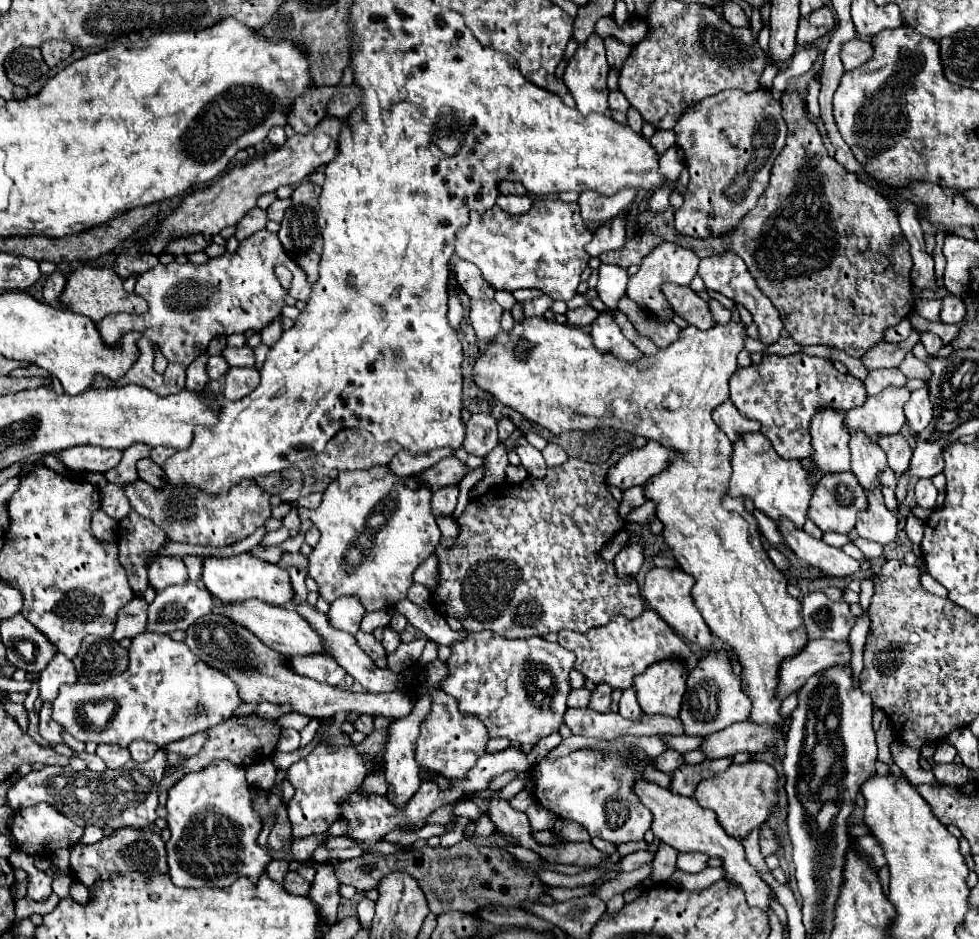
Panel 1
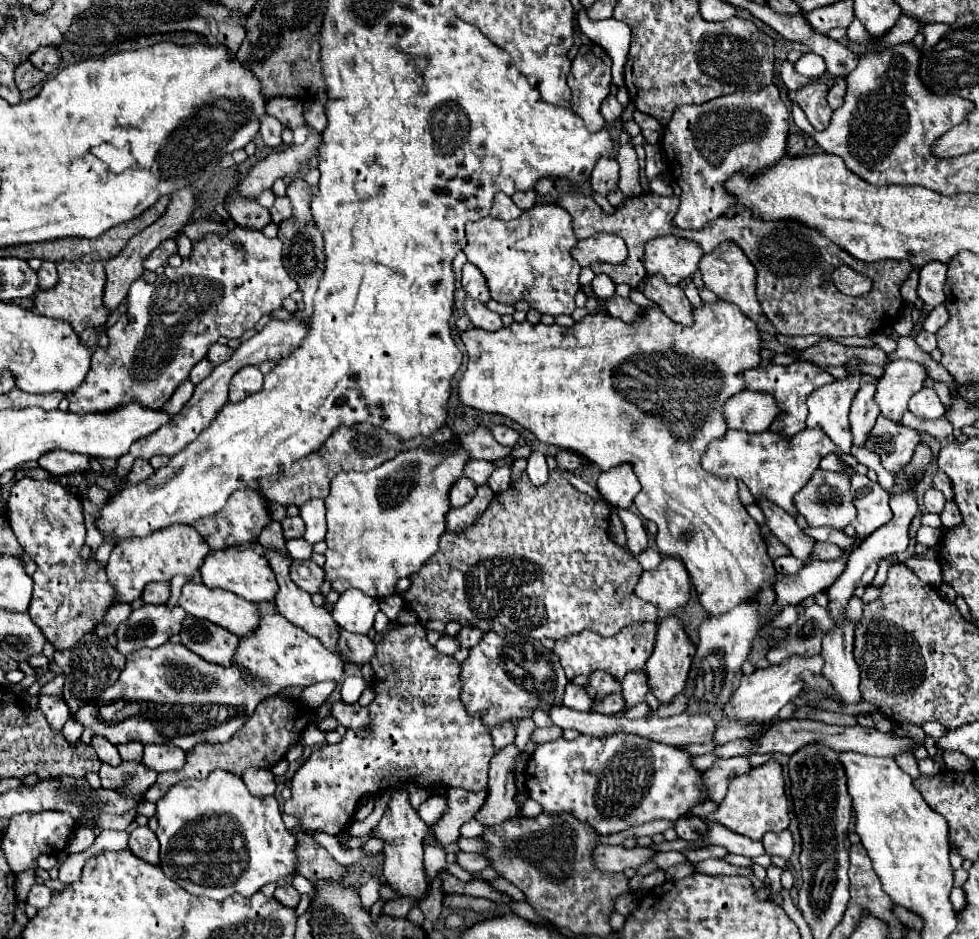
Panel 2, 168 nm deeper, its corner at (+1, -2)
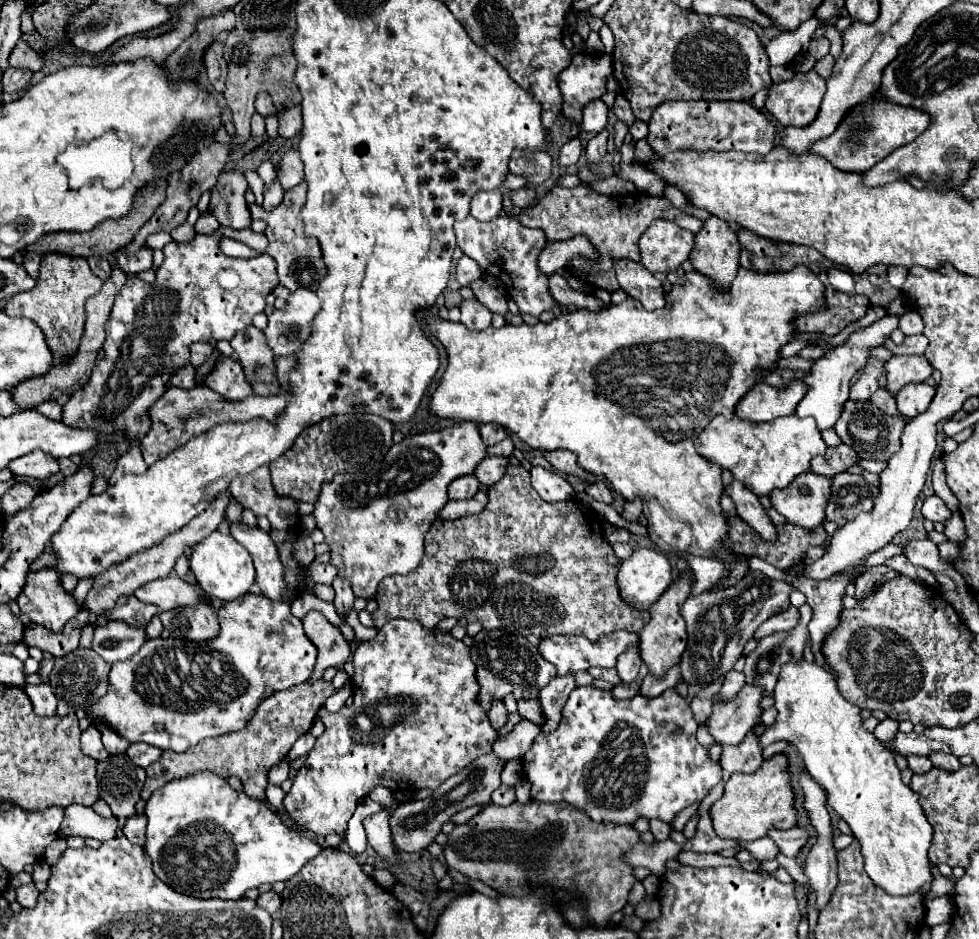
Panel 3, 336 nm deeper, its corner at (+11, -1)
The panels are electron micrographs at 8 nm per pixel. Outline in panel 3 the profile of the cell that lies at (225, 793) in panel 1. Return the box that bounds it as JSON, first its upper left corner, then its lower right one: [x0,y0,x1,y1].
[144,770,322,900]

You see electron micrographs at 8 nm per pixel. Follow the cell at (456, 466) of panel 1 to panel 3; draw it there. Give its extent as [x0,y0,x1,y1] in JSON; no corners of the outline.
[476,456,508,486]

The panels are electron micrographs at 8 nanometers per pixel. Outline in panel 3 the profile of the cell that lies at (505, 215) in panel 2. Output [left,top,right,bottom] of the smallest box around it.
[470,190,502,220]

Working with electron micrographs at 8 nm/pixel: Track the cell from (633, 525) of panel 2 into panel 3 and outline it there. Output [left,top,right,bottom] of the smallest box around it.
[622,498,642,522]

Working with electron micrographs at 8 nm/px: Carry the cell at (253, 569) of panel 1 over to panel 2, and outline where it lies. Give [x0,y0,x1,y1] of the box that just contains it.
[200,549,278,603]

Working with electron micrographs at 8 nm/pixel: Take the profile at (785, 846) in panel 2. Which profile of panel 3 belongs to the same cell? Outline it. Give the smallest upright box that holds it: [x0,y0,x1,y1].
[768,826,808,858]

